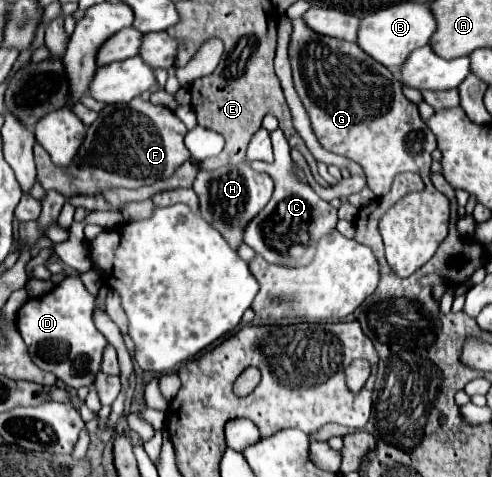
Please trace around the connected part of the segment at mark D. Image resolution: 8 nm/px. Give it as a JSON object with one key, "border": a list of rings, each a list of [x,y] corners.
{"border":[[[66,277],[54,291],[32,297],[16,317],[18,331],[28,347],[30,359],[44,371],[54,373],[66,387],[90,387],[100,371],[106,337],[94,325],[94,297],[86,291],[80,277]]]}

